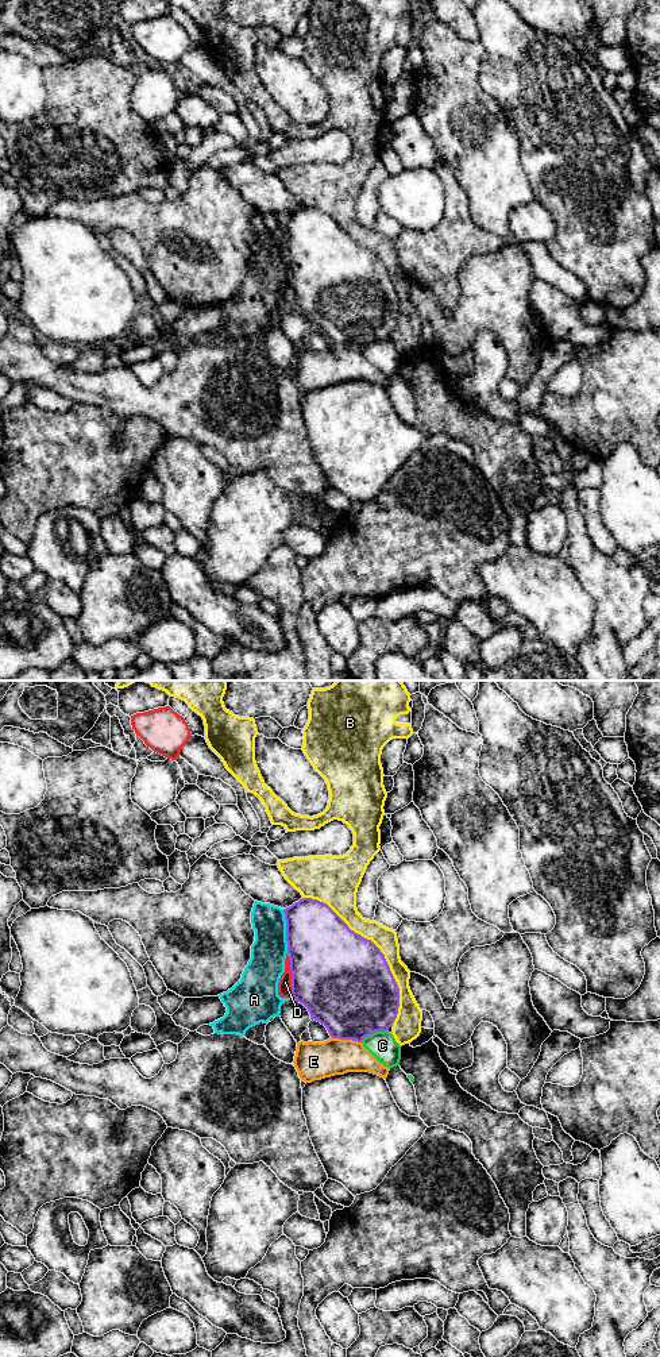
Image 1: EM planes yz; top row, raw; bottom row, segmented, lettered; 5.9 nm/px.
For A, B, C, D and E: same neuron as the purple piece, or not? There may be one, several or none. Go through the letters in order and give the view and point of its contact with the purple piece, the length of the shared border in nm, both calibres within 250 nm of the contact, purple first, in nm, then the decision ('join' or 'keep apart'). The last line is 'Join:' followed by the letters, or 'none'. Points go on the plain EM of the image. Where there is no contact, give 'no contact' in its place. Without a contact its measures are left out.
A: yz (286, 241) | 280 nm | 420/220 nm | keep apart
B: yz (379, 258) | 950 nm | 500/140 nm | keep apart
C: yz (373, 340) | 170 nm | 500/170 nm | keep apart
D: yz (292, 285) | 240 nm | 500/80 nm | keep apart
E: yz (346, 347) | 190 nm | 480/220 nm | keep apart
Join: none

